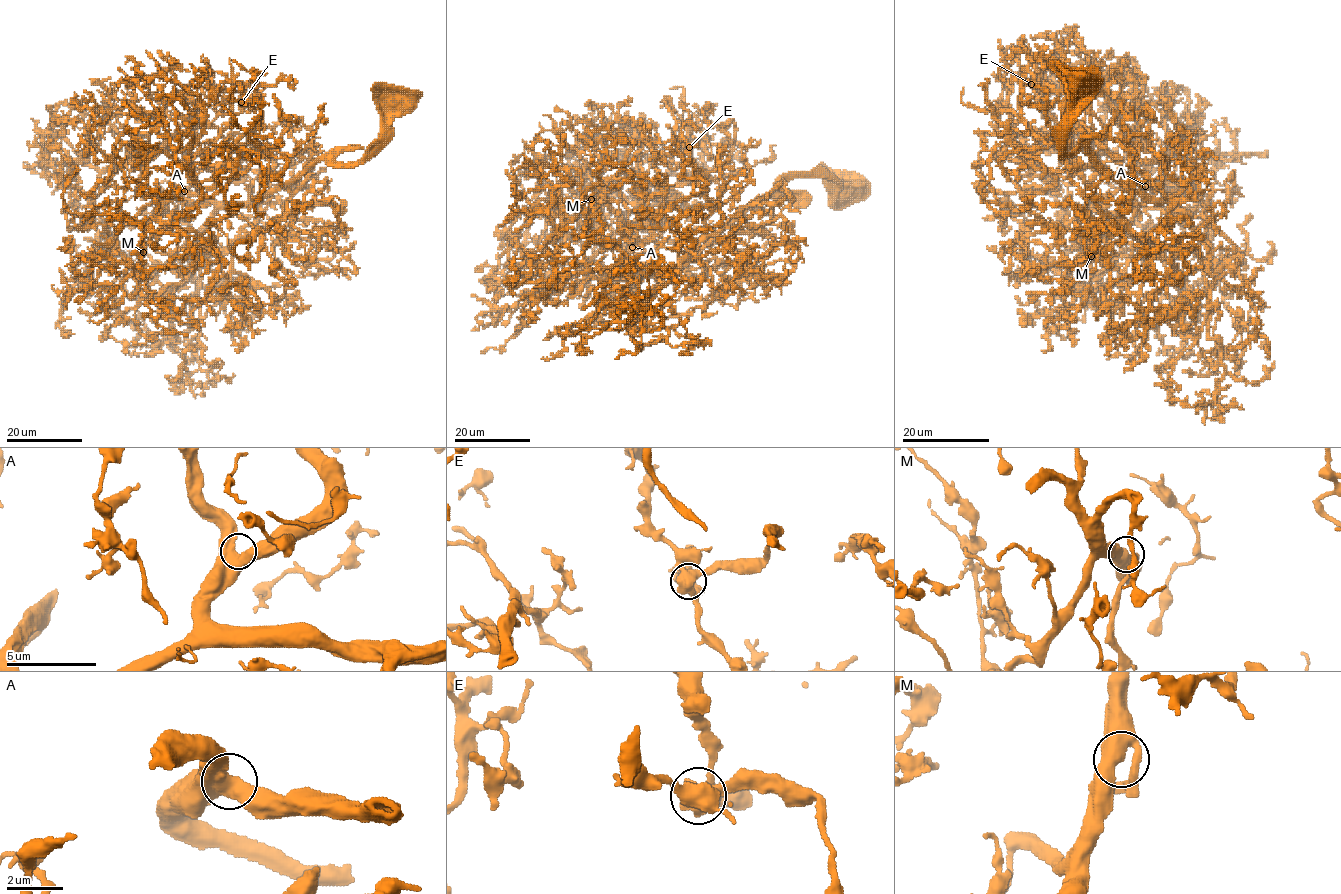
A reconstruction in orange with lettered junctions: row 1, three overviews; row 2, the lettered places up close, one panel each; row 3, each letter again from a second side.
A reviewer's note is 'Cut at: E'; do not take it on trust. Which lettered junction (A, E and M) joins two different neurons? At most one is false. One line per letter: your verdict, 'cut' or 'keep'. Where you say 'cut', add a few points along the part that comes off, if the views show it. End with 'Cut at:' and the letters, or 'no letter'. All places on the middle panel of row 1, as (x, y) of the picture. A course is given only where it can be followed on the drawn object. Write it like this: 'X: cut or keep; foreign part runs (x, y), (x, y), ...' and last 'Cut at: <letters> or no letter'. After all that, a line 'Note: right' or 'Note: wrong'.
A: keep
E: cut; foreign part runs (689, 147), (702, 145), (708, 138), (695, 138), (681, 124), (683, 89), (670, 89)
M: keep
Cut at: E
Note: right

